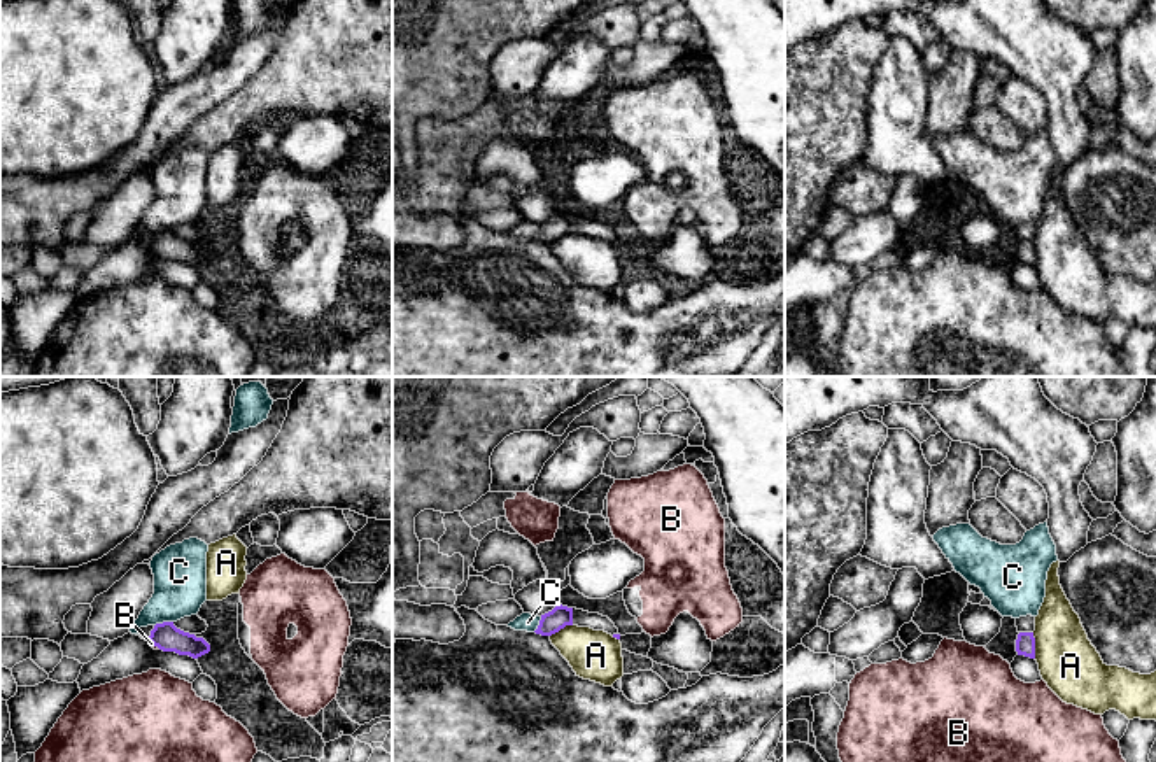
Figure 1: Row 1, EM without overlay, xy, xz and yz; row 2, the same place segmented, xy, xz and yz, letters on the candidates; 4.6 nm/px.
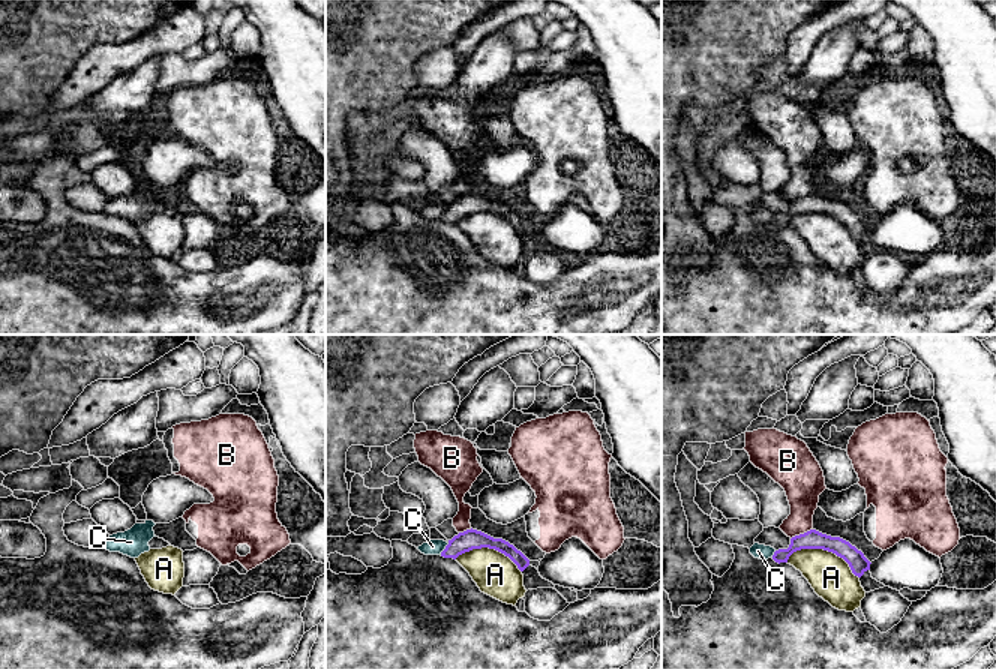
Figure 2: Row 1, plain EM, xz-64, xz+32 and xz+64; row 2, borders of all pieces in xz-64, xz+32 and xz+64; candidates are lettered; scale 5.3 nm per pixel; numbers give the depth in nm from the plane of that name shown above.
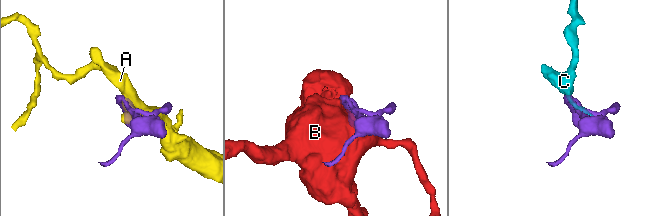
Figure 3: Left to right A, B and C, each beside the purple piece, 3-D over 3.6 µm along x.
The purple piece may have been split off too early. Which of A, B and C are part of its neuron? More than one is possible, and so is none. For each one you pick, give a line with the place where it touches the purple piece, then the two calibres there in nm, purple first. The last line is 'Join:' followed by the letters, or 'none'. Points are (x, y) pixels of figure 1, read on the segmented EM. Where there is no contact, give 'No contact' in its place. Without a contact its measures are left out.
B: Touches purple at xy (156, 645). Thickness 120 nm (purple) against 20 nm
Join: B

